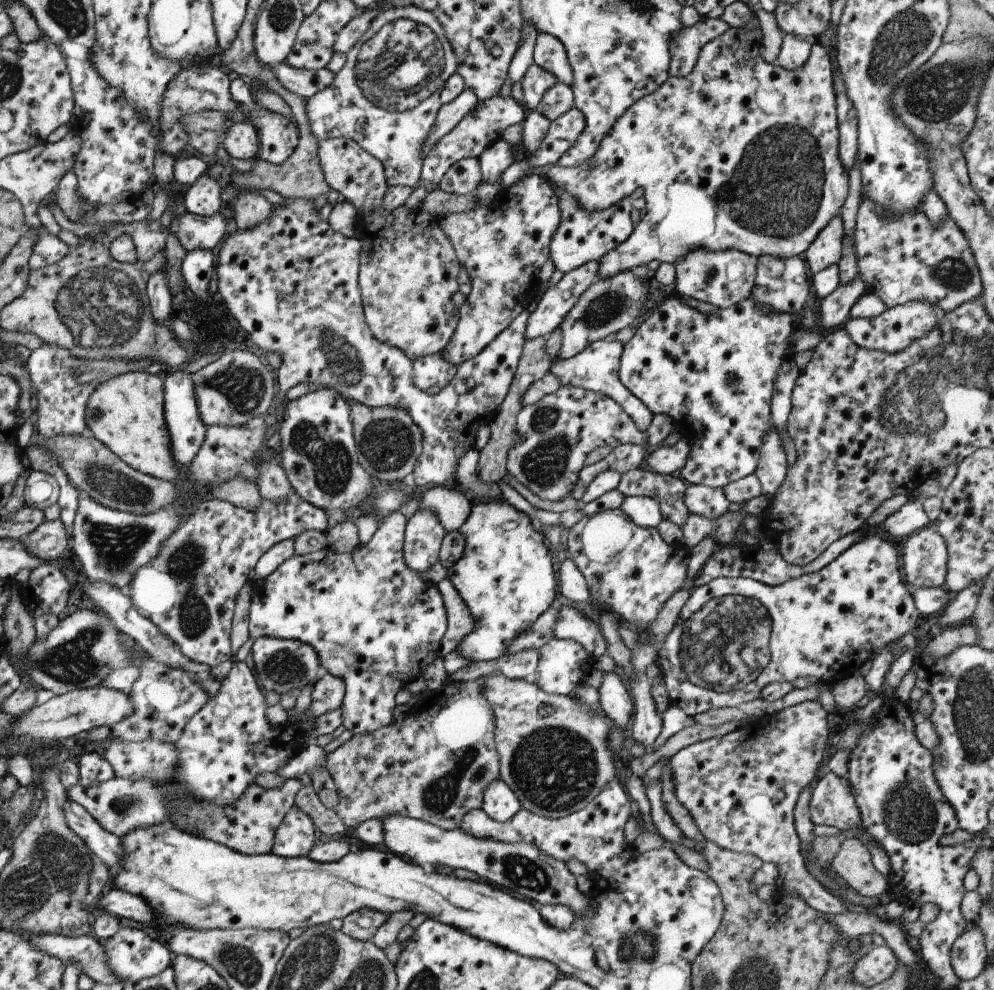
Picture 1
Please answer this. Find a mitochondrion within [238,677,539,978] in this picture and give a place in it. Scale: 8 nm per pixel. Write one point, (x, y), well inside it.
(440, 793)

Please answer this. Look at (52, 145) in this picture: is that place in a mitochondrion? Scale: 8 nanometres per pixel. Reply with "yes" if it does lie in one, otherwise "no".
no

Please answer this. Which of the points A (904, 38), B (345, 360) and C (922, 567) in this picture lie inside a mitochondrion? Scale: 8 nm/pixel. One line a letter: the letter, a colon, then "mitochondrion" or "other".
A: mitochondrion
B: mitochondrion
C: mitochondrion

